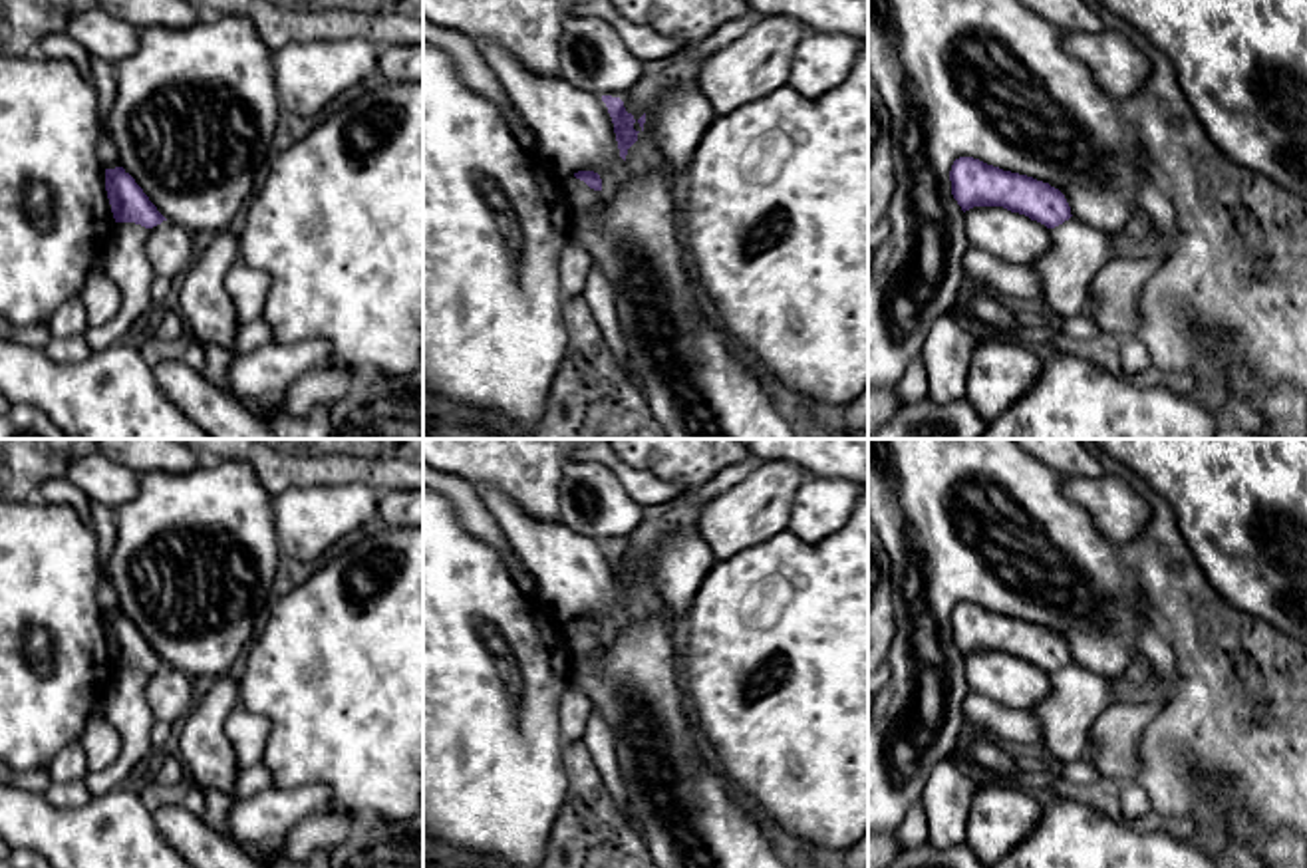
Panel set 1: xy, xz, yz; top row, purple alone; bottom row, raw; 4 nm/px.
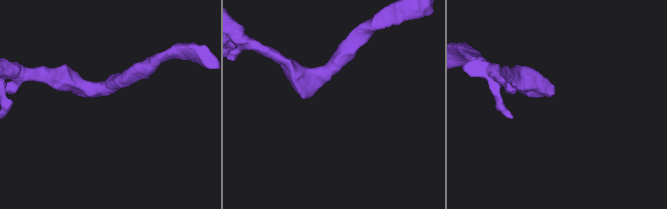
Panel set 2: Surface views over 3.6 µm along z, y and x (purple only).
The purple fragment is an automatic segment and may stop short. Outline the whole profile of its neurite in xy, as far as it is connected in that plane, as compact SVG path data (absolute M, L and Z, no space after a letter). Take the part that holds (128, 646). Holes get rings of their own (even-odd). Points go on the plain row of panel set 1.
M123 612L105 614L105 636L115 667L153 673L167 665Z

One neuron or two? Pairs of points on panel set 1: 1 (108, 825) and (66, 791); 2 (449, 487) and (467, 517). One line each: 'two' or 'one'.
1: two
2: one

